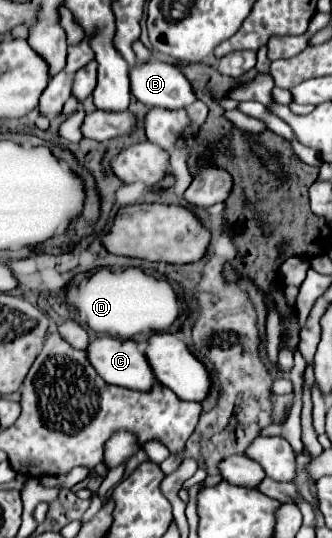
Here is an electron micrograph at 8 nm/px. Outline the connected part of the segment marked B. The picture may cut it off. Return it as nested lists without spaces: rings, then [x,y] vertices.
[[[141,62],[129,70],[131,94],[145,106],[185,108],[197,100],[183,72],[167,62]]]

